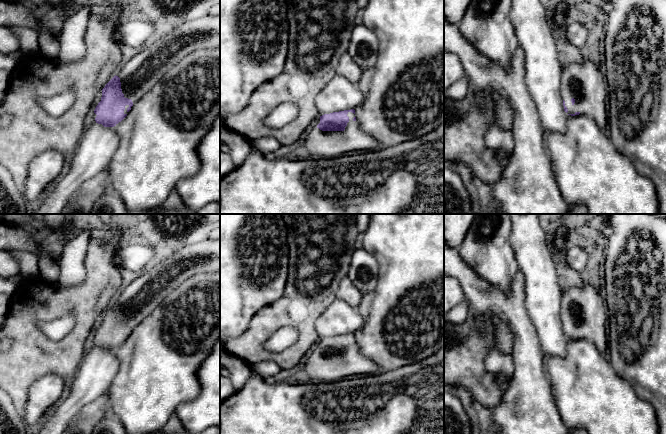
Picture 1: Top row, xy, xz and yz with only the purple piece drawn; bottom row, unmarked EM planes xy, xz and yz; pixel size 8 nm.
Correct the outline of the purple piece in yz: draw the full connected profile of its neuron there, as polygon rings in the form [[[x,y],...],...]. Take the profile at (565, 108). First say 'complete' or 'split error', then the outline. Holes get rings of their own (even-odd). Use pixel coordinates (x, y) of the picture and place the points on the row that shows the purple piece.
split error; [[[570,63],[562,68],[560,96],[568,115],[587,115],[602,130],[608,125],[606,83],[594,63]]]

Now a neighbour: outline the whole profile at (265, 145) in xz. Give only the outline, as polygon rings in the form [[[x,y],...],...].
[[[259,137],[251,140],[250,142],[253,147],[263,155],[275,152],[282,146],[274,137]]]

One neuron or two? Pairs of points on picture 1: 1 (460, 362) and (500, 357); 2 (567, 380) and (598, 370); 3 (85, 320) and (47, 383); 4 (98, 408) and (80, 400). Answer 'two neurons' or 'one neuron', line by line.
1: two neurons
2: one neuron
3: two neurons
4: two neurons

